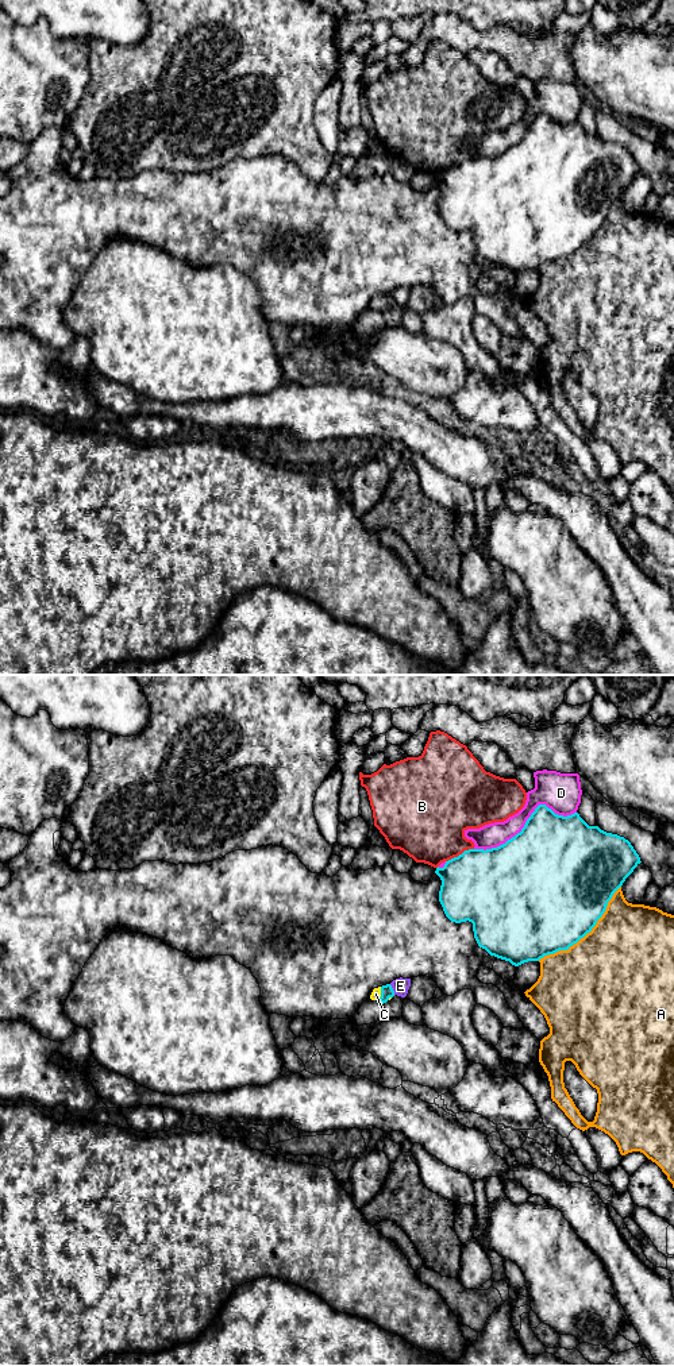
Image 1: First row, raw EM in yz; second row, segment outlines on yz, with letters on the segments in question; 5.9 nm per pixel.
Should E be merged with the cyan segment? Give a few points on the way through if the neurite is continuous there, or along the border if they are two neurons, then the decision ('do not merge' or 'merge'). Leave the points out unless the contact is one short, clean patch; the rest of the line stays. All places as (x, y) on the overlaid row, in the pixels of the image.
border yz (389, 984), (395, 994); do not merge

